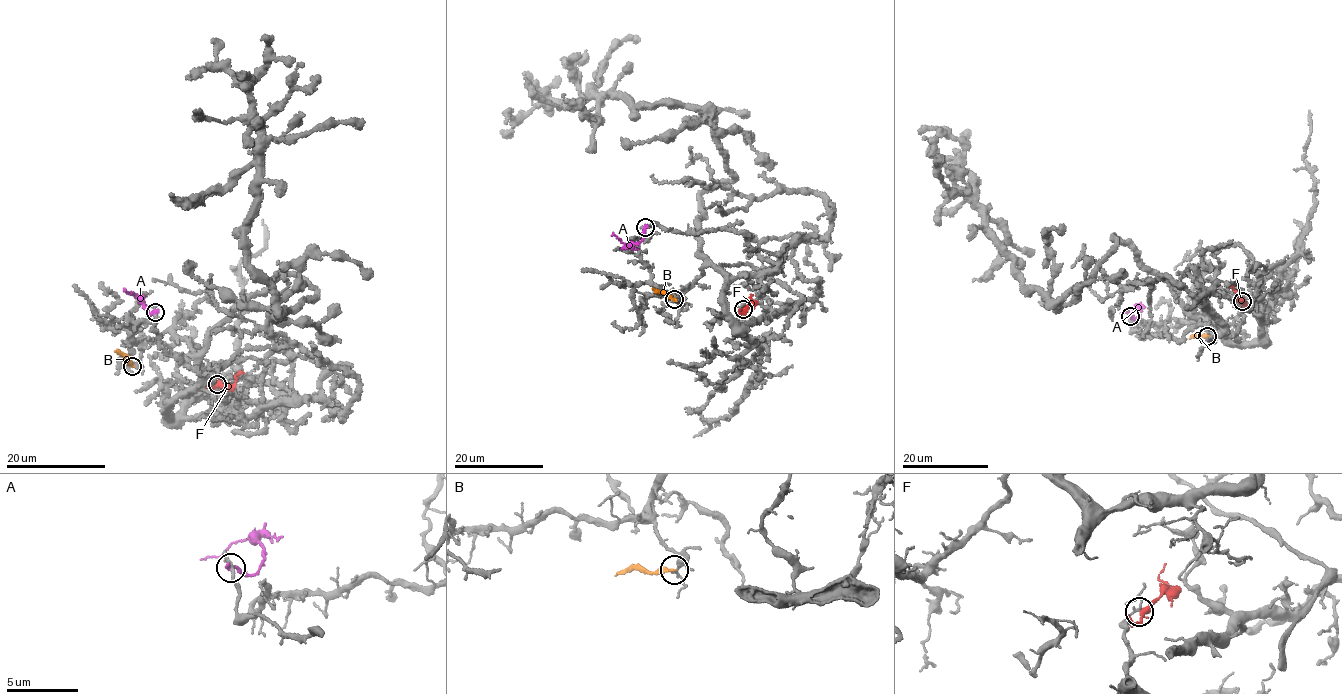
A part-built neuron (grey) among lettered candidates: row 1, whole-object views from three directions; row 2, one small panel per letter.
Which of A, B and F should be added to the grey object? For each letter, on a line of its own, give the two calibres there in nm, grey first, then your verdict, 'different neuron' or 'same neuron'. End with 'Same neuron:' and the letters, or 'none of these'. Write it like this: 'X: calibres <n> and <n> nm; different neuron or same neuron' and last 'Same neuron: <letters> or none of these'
A: calibres 220 and 320 nm; different neuron
B: calibres 160 and 180 nm; different neuron
F: calibres 140 and 340 nm; different neuron
Same neuron: none of these

